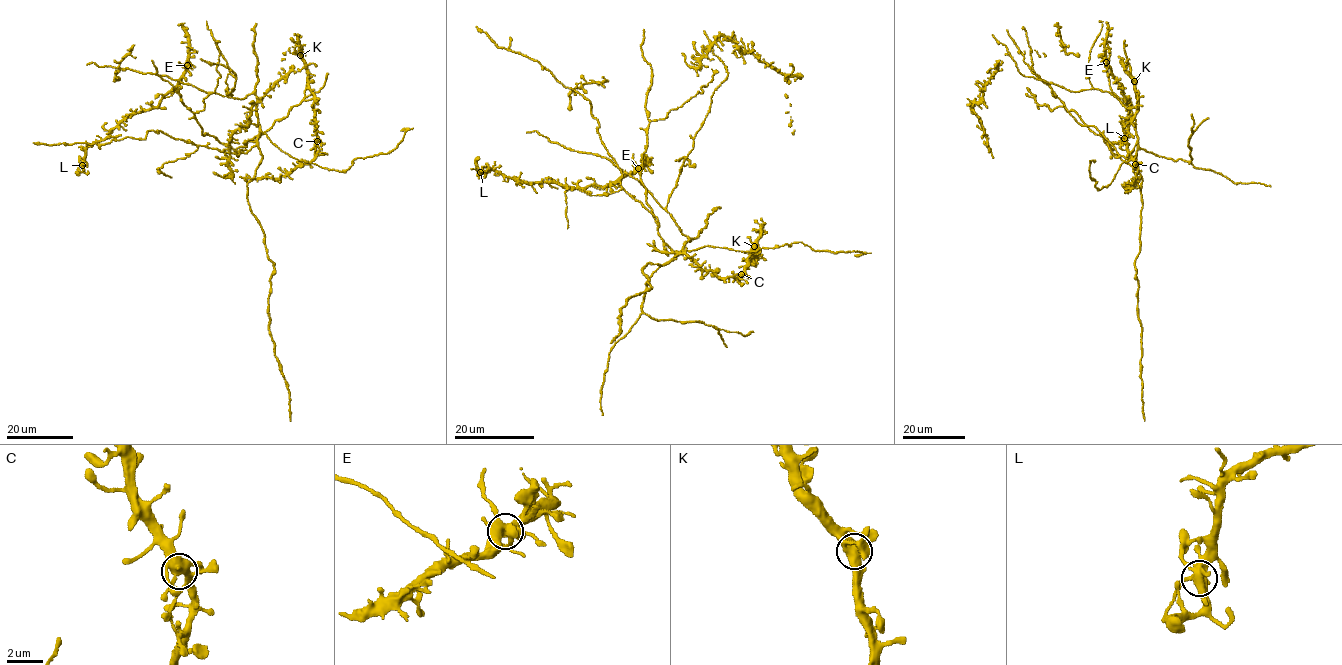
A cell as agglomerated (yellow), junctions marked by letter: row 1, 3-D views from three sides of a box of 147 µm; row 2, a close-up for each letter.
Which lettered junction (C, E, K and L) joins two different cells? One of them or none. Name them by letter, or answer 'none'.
none

